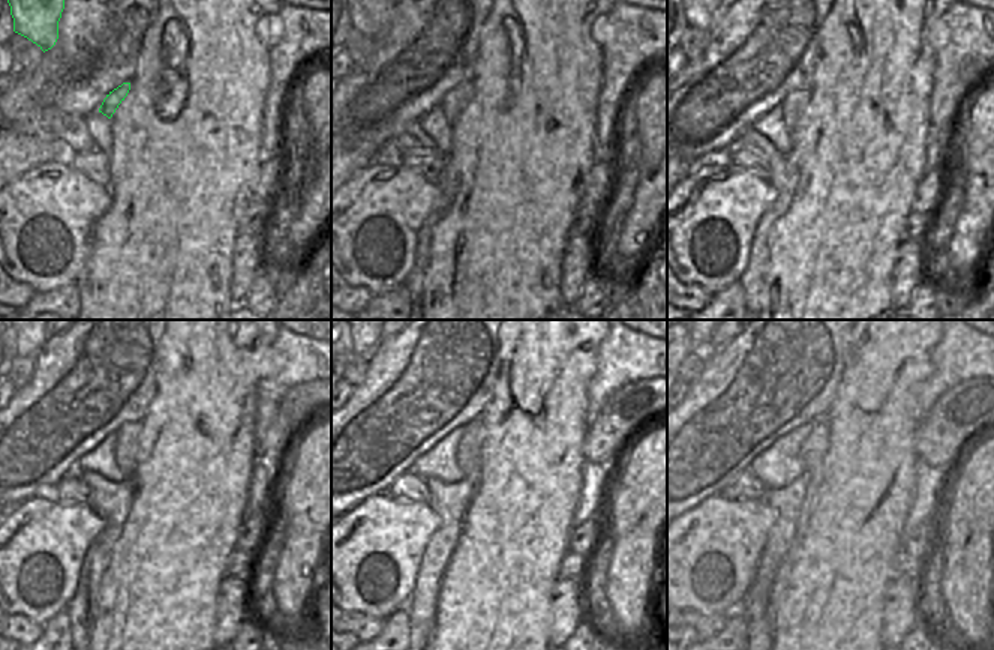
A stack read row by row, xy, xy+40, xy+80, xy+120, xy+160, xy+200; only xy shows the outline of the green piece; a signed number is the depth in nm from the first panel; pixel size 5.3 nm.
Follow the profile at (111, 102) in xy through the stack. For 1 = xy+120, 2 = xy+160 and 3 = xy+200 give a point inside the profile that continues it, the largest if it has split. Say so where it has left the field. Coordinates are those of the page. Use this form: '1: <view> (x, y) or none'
1: xy+120 (126, 436)
2: xy+160 (464, 454)
3: xy+200 (804, 454)

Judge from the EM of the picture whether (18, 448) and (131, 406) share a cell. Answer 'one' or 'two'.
one

